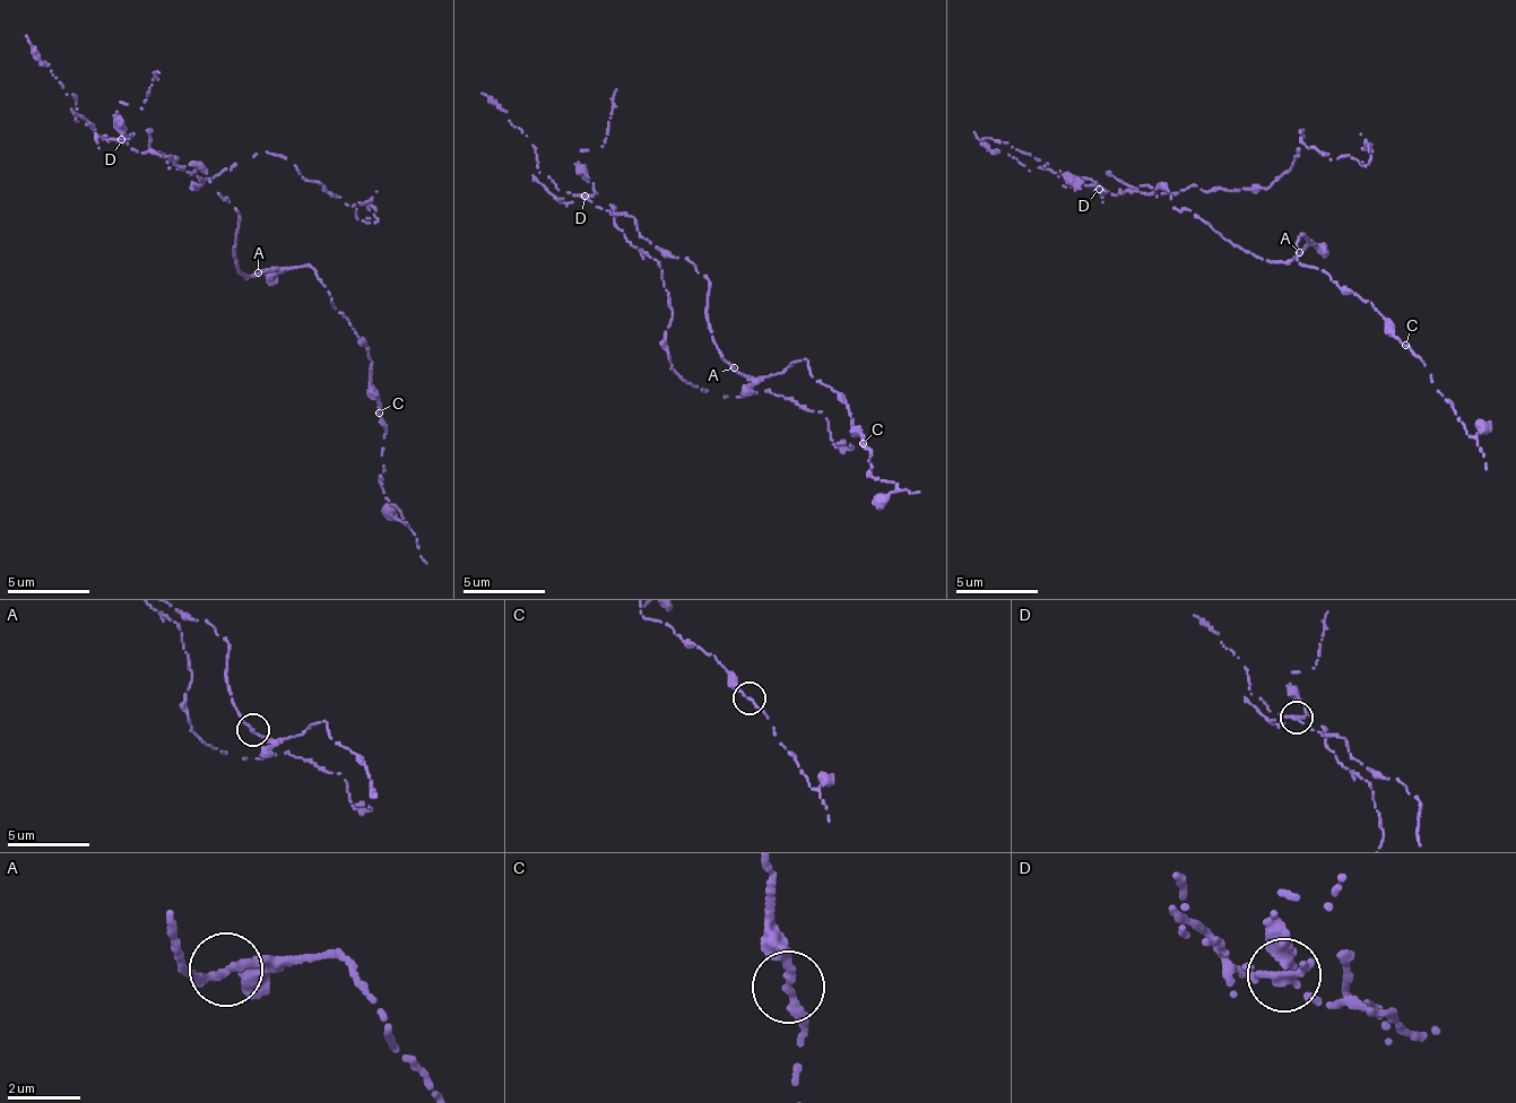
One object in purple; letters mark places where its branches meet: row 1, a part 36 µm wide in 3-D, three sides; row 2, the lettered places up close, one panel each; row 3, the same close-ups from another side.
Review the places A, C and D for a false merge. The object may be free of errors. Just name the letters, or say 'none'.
D

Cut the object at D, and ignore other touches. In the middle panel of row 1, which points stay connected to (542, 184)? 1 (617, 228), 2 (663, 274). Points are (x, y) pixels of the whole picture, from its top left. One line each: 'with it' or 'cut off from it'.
1: cut off from it
2: cut off from it

